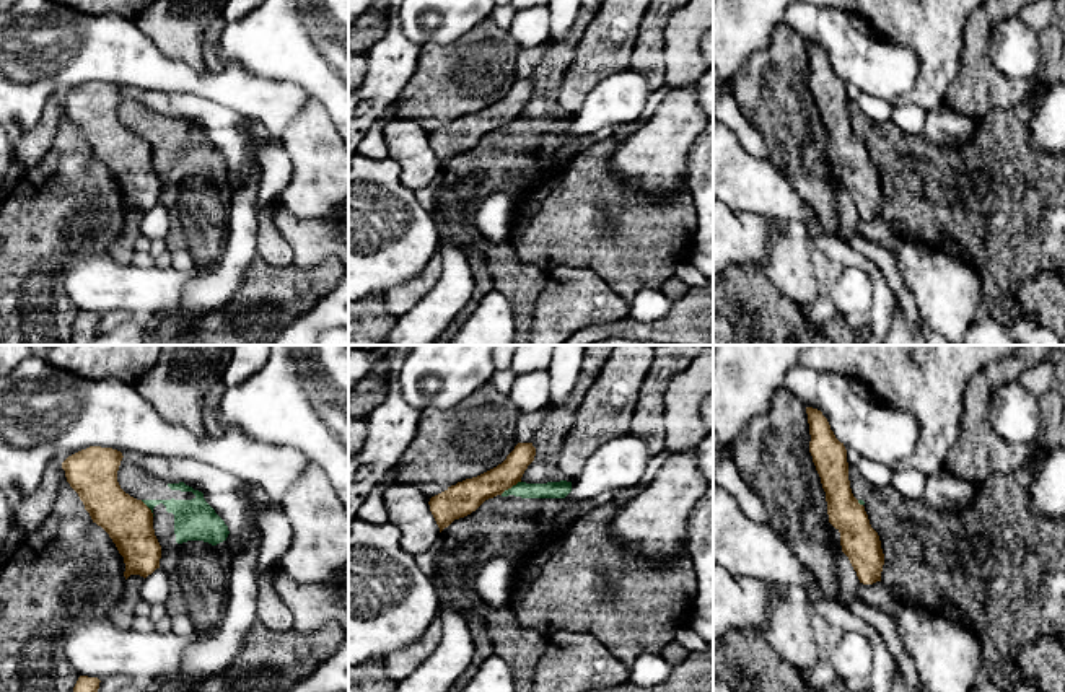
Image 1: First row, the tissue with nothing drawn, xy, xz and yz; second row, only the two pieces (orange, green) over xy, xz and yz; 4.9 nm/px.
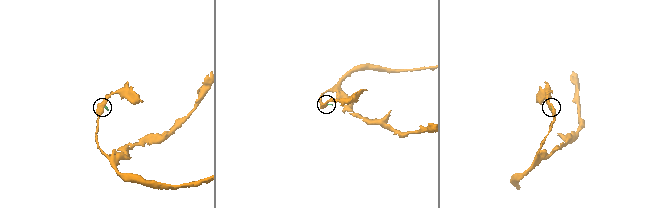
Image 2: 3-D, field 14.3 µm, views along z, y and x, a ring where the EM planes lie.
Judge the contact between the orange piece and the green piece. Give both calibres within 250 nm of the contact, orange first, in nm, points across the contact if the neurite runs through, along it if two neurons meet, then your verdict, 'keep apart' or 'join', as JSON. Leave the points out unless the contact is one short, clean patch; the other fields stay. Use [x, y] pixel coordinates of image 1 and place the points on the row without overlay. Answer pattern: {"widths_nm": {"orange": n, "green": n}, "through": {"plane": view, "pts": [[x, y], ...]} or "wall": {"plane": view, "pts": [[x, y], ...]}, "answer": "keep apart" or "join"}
{"widths_nm": {"orange": 160, "green": 80}, "wall": {"plane": "xz", "pts": [[520, 116], [500, 129]]}, "answer": "keep apart"}

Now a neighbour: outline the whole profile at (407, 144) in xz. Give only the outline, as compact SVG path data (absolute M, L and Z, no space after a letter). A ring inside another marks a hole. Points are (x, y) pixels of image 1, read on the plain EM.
M392 117L381 122L389 158L401 166L401 181L412 191L423 189L440 173L440 163L417 120Z

